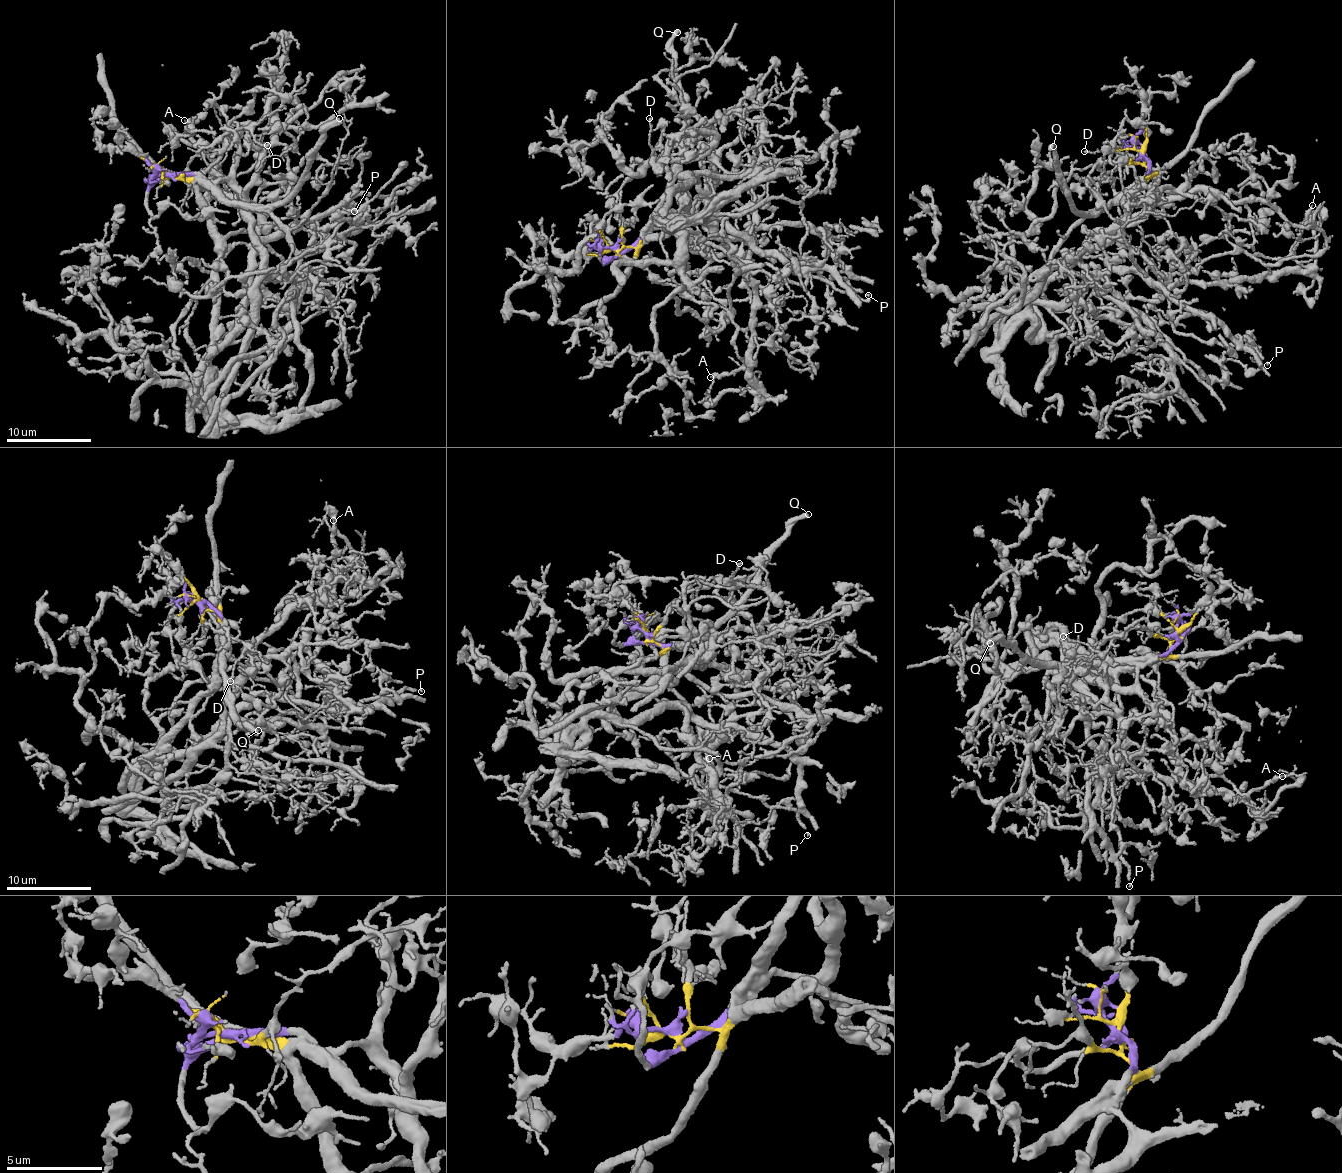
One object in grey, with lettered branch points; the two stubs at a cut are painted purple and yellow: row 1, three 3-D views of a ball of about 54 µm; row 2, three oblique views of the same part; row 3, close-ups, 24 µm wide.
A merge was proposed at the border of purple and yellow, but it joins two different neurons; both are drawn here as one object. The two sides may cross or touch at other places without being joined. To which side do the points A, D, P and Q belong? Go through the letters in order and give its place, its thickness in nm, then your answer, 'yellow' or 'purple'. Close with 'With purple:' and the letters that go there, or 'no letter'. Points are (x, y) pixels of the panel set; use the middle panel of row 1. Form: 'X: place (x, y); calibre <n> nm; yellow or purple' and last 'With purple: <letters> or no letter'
A: place (710, 377); calibre 160 nm; yellow
D: place (649, 118); calibre 140 nm; yellow
P: place (868, 295); calibre 110 nm; yellow
Q: place (677, 32); calibre 440 nm; yellow
With purple: no letter

